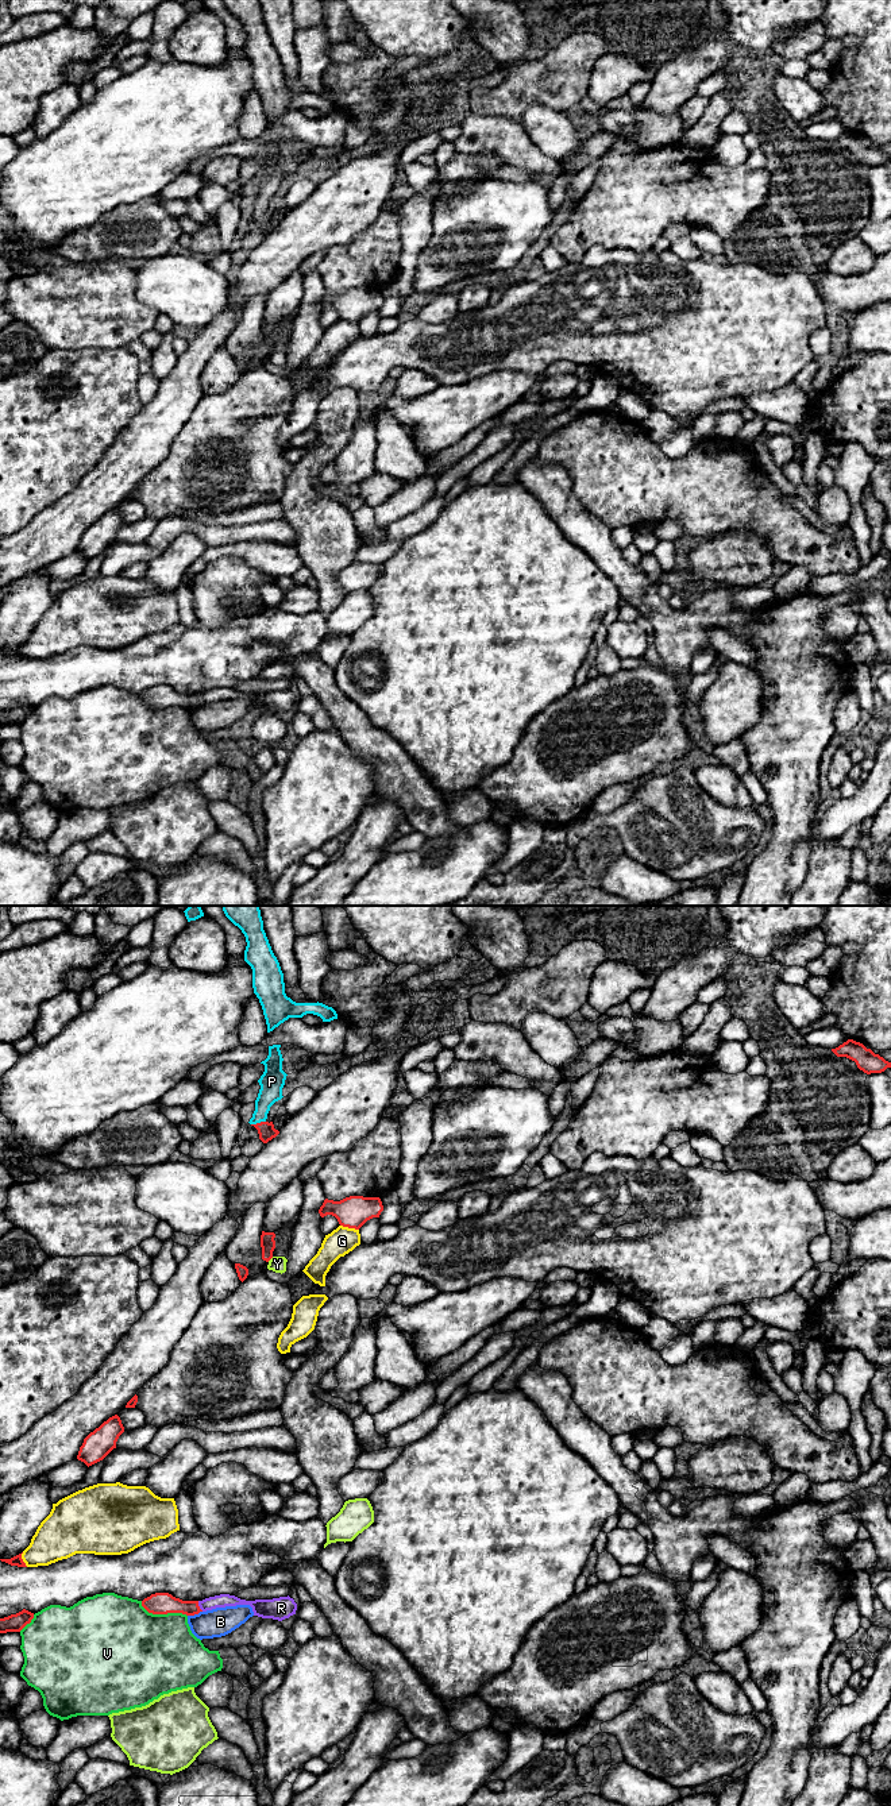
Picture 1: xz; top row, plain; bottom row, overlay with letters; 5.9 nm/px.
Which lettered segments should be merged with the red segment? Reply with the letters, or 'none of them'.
P

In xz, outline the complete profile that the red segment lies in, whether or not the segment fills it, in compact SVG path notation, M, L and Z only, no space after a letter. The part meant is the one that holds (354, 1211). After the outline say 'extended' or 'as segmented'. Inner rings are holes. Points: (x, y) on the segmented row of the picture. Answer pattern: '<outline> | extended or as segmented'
M350 1196L340 1201L325 1199L319 1213L321 1217L332 1215L340 1226L359 1230L367 1220L379 1217L382 1211L379 1197Z | as segmented

